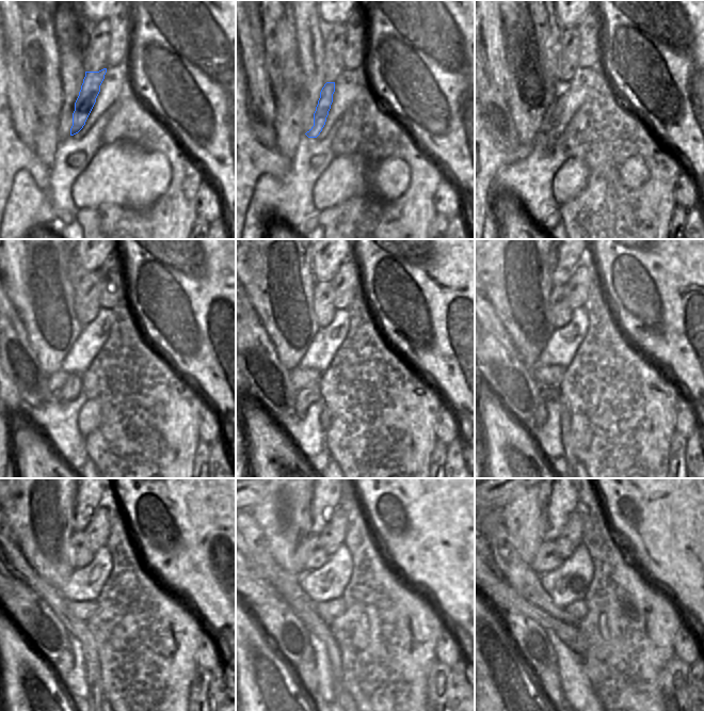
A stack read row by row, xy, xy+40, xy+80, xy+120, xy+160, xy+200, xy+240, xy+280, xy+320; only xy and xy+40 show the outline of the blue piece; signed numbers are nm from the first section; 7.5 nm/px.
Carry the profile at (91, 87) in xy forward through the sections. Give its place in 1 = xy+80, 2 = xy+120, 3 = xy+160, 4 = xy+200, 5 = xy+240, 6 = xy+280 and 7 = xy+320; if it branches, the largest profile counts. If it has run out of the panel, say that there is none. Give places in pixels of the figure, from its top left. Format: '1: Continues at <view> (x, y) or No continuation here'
1: Continues at xy+80 (552, 136)
2: Continues at xy+120 (72, 388)
3: Continues at xy+160 (306, 396)
4: Continues at xy+200 (540, 417)
5: Continues at xy+240 (62, 665)
6: Continues at xy+280 (305, 673)
7: Continues at xy+320 (548, 682).

